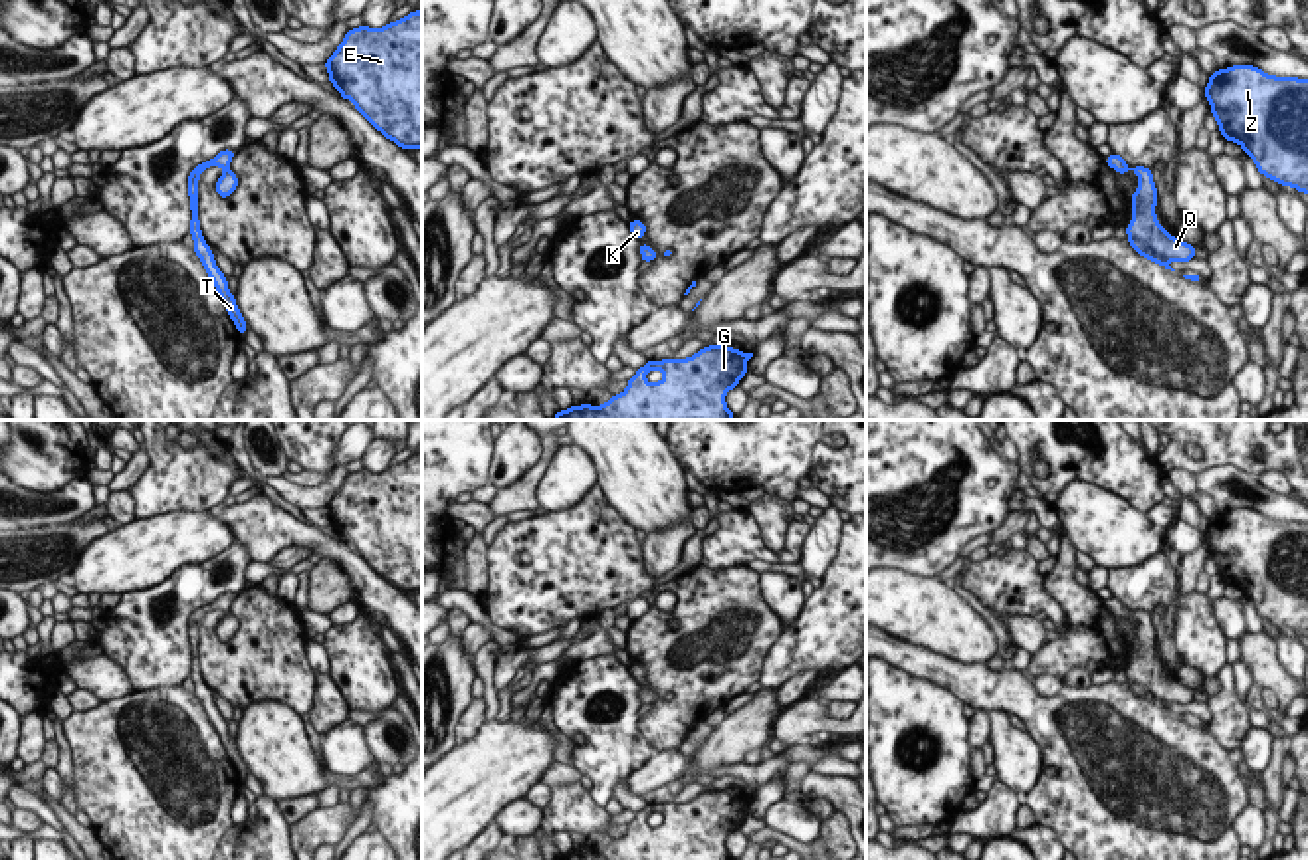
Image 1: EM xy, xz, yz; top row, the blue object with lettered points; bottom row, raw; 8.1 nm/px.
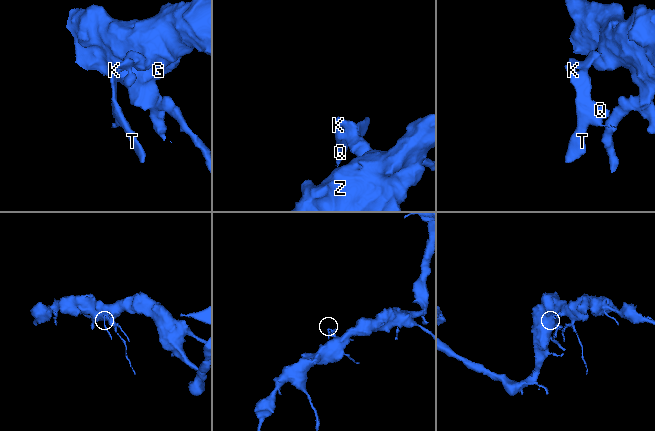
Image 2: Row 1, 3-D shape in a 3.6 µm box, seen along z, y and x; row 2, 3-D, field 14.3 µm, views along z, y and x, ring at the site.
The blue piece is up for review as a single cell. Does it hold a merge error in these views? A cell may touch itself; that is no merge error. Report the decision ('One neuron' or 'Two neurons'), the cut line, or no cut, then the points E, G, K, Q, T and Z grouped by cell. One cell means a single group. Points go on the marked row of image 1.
One neuron. No split. Groups: E G K Q T Z

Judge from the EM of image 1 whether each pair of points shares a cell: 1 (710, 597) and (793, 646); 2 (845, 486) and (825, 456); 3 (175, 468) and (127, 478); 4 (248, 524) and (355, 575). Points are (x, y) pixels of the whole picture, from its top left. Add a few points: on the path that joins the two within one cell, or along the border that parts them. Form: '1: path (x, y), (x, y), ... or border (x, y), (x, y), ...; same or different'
1: border (783, 629), (769, 648), (758, 680); different
2: path (843, 478), (829, 464); same
3: border (141, 446), (147, 466), (125, 490); different
4: path (276, 530), (306, 536), (333, 549); same

